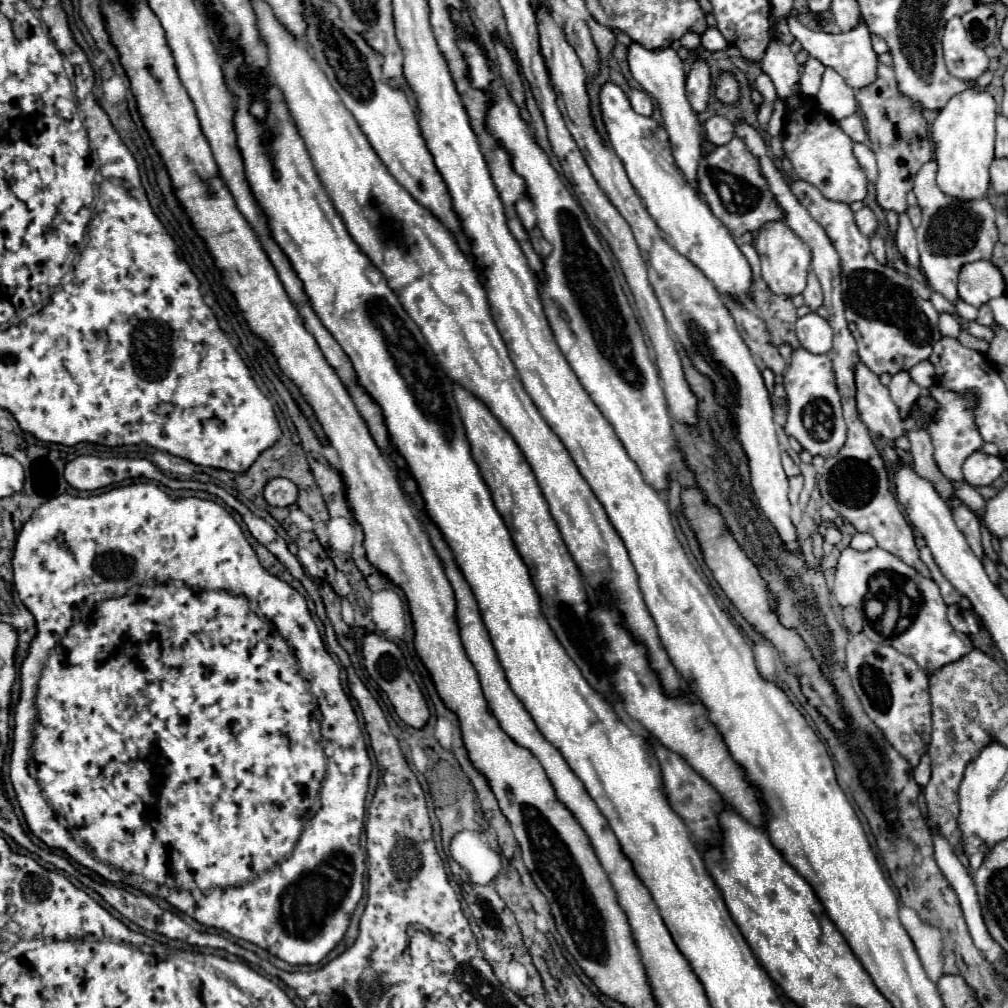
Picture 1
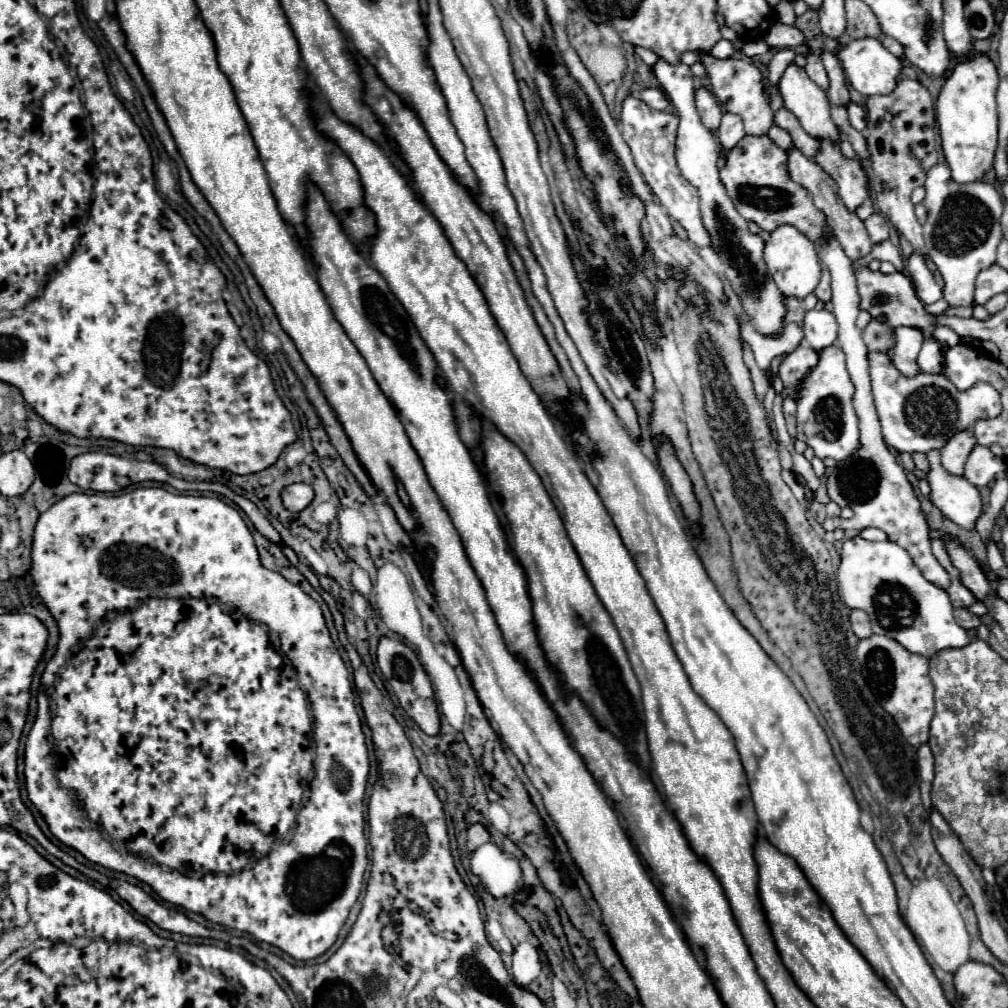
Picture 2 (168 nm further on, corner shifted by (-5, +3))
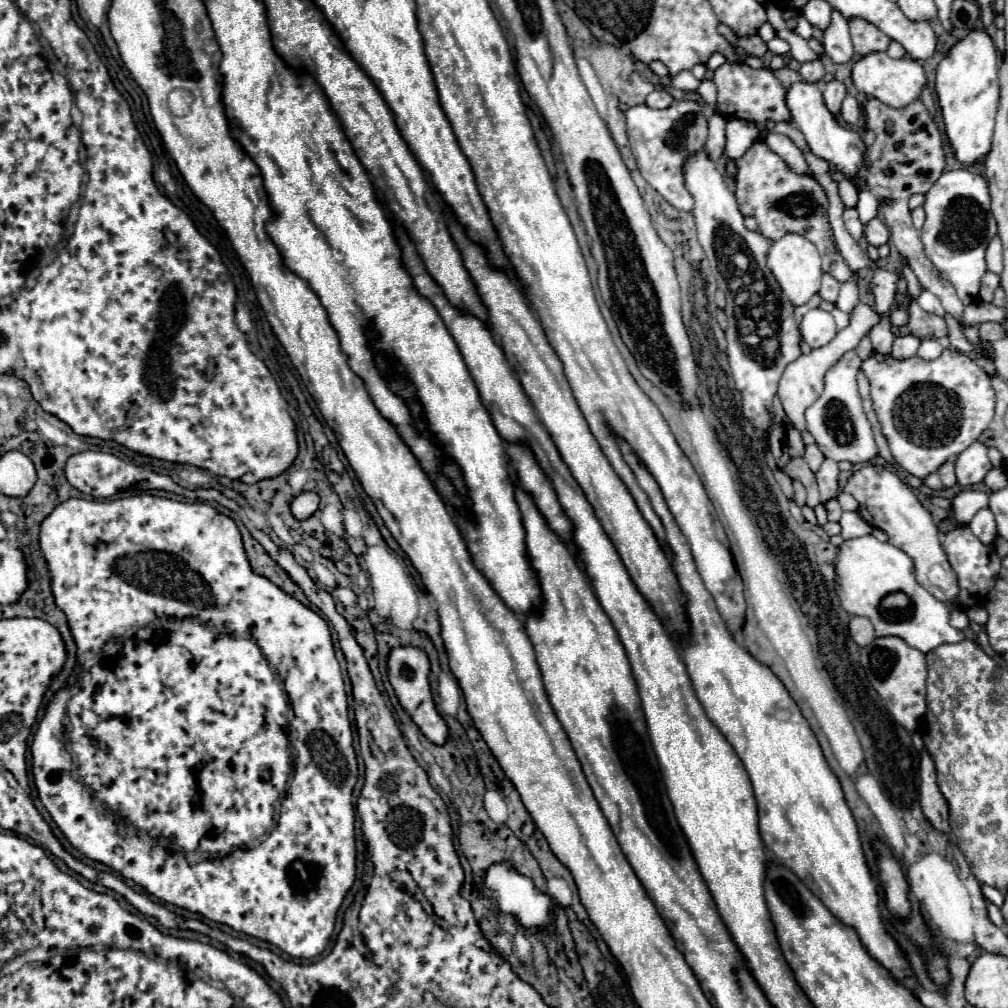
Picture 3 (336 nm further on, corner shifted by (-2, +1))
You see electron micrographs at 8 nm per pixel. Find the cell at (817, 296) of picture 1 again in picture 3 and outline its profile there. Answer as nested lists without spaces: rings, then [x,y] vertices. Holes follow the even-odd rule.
[[[823,273],[823,281],[821,281],[819,295],[821,295],[825,301],[835,303],[835,301],[837,301],[837,295],[839,295],[839,281],[833,279],[829,273]]]

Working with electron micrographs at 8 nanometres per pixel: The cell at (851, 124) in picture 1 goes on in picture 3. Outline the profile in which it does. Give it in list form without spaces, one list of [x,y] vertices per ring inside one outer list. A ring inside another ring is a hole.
[[[847,95],[843,105],[841,105],[841,119],[847,123],[847,125],[857,125],[859,119],[861,119],[861,105],[857,103],[855,97]]]

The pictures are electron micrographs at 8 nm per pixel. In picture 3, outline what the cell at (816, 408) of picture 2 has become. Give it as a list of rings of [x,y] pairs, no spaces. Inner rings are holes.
[[[847,351],[825,375],[825,391],[821,397],[805,411],[807,431],[813,435],[817,447],[827,459],[849,461],[853,465],[863,465],[877,455],[871,425],[863,413],[861,397],[857,391],[855,375],[861,367],[861,359],[855,351]]]

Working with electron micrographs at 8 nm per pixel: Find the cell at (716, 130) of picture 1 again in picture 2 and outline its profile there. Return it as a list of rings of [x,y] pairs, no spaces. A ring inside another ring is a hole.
[[[724,113],[722,115],[722,123],[720,123],[720,129],[718,129],[718,139],[722,143],[722,147],[726,151],[730,151],[732,147],[738,145],[738,141],[746,135],[744,131],[744,125],[742,125],[742,119],[738,115],[732,115],[732,113]]]

